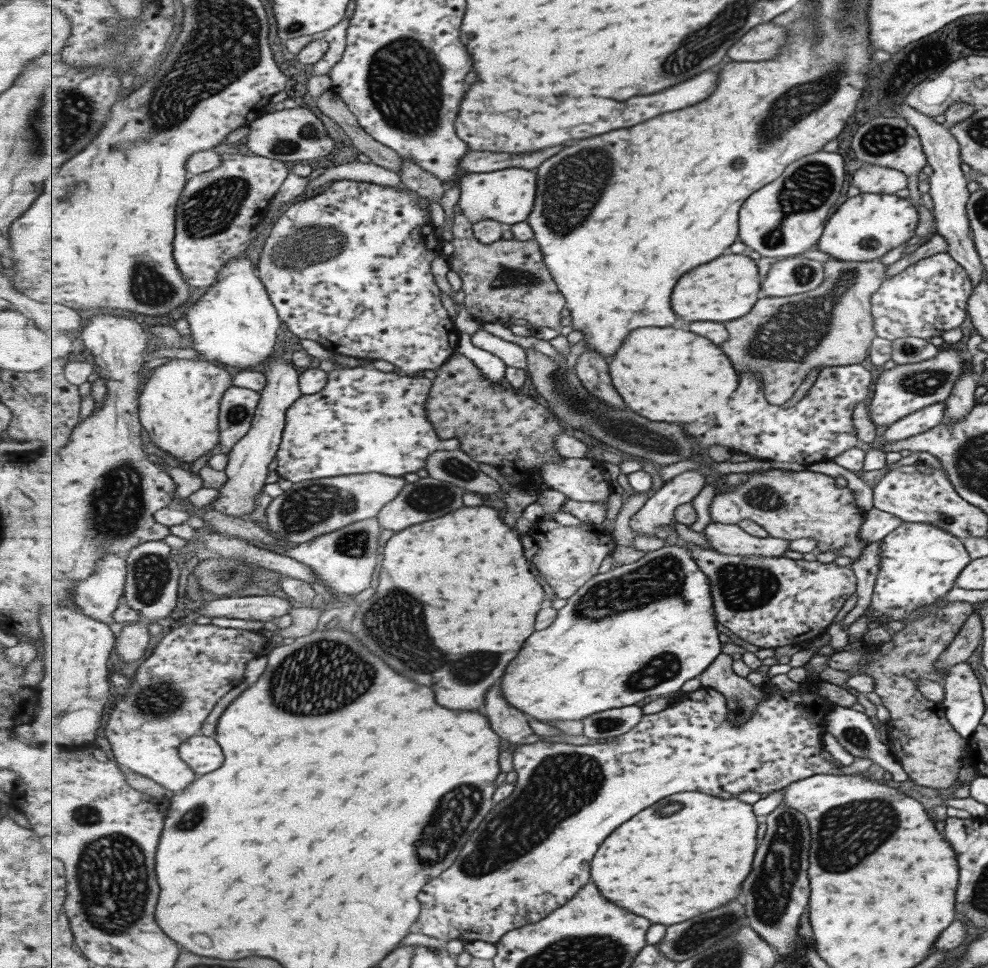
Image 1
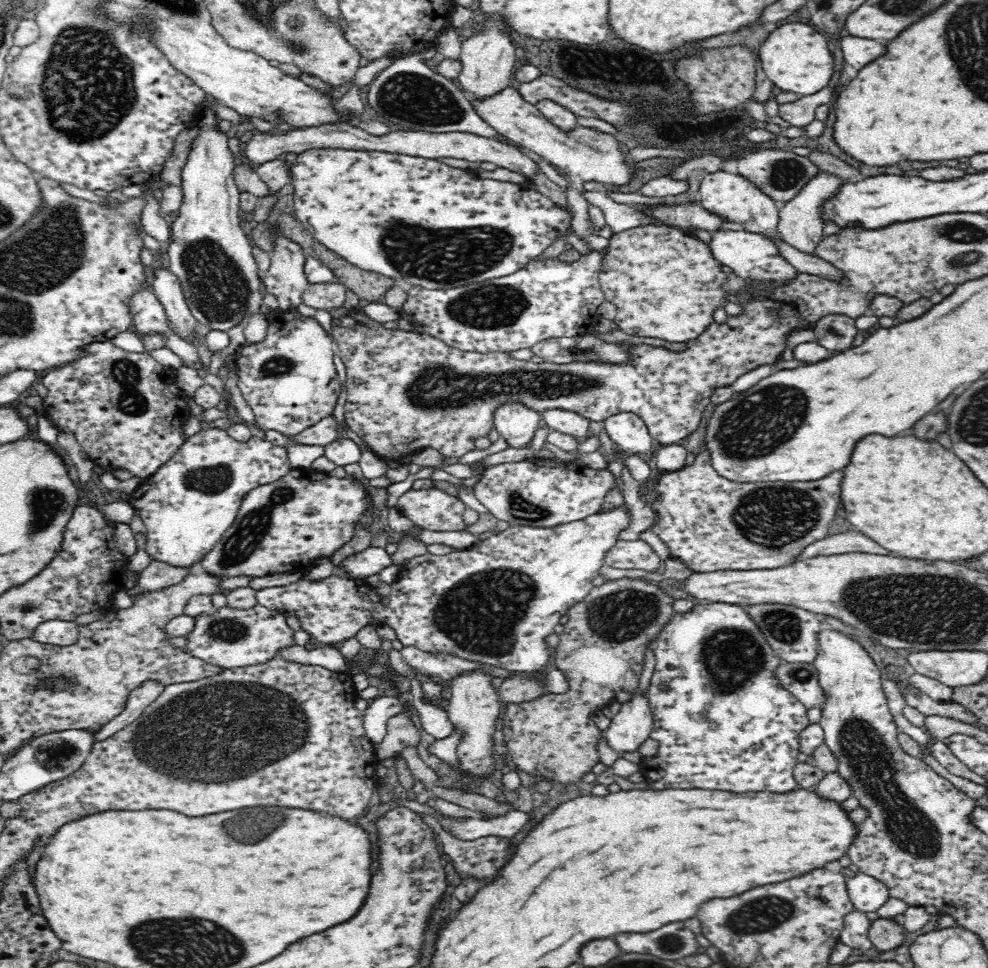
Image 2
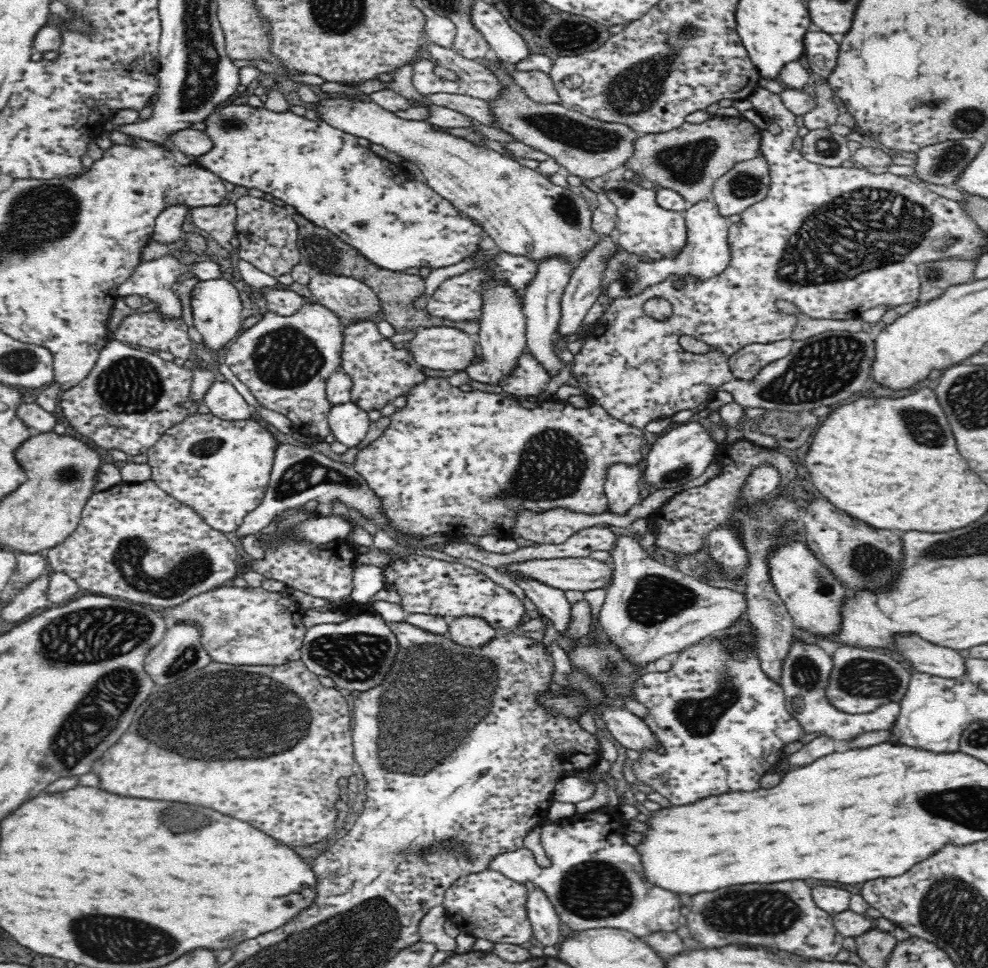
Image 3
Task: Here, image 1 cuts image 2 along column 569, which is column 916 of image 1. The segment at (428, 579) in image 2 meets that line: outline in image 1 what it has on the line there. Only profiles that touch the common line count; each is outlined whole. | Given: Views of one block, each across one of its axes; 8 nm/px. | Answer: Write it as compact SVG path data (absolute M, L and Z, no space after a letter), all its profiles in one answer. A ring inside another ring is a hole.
M901 521L897 528L879 541L879 571L873 584L870 605L861 614L861 617L868 616L870 622L879 618L882 627L888 622L905 619L915 608L933 604L937 598L942 598L946 592L949 592L954 587L955 578L969 561L969 555L961 539L931 524L925 524L925 522Z

